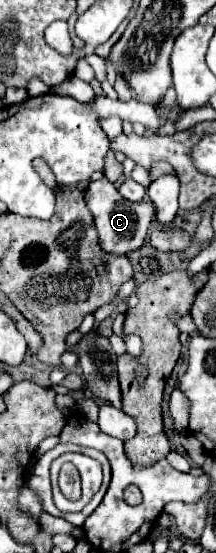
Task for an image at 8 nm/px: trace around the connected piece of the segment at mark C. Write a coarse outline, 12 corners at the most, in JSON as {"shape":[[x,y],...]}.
{"shape":[[107,178],[87,184],[85,202],[105,252],[143,246],[151,202],[125,200]]}

